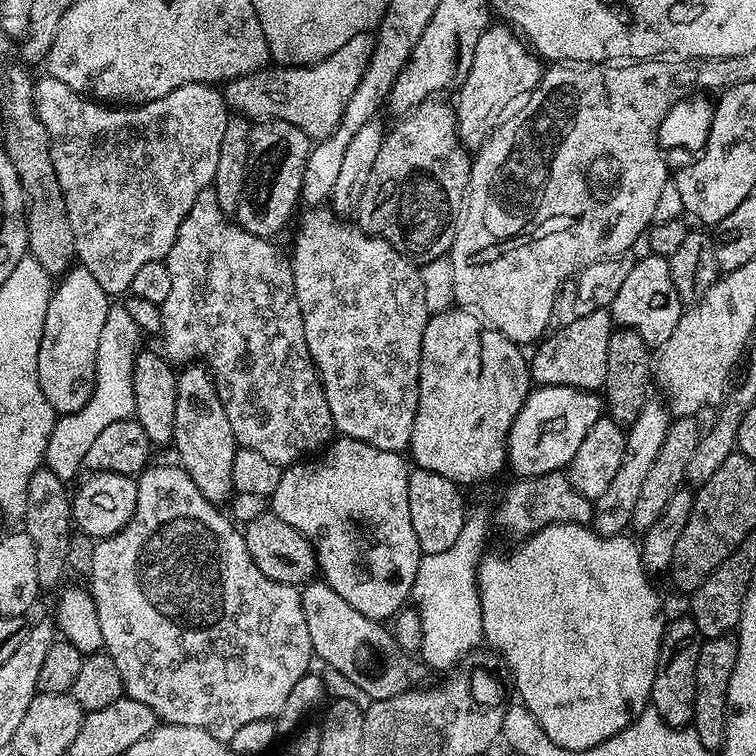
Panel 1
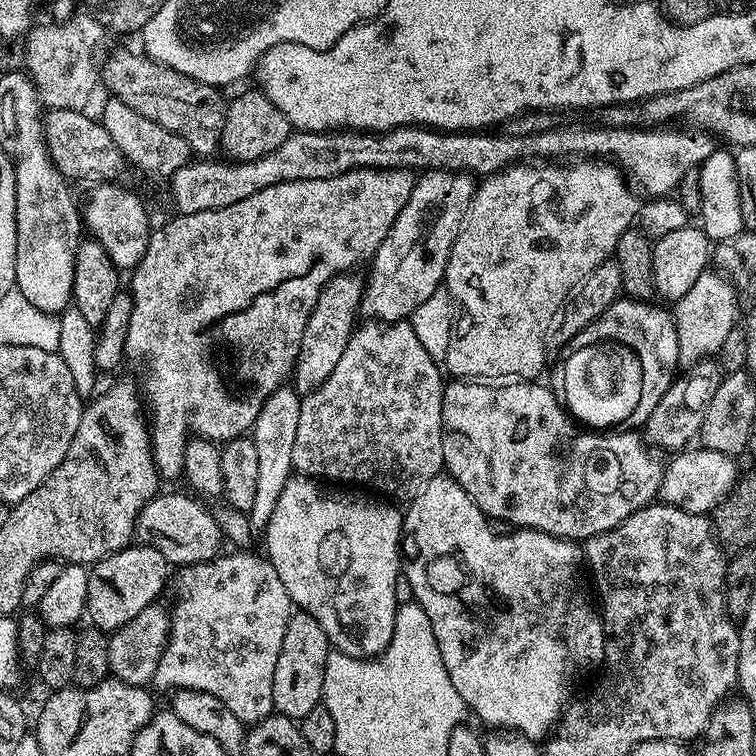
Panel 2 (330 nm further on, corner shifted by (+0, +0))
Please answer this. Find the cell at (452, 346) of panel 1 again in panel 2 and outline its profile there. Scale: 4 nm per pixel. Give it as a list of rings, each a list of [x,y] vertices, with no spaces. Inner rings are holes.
[[[459,378],[445,383],[444,397],[442,398],[442,446],[444,447],[444,467],[447,475],[466,490],[466,494],[474,503],[476,503],[484,512],[485,516],[493,521],[505,520],[508,524],[516,524],[517,529],[533,528],[535,532],[548,532],[552,536],[559,536],[562,540],[574,540],[583,542],[591,536],[600,536],[604,532],[617,528],[623,520],[630,518],[638,509],[644,508],[647,504],[653,503],[657,499],[660,483],[664,477],[664,464],[659,460],[657,453],[650,450],[649,445],[645,443],[639,435],[628,434],[632,436],[612,436],[605,442],[604,448],[608,451],[608,456],[612,459],[612,464],[604,468],[604,473],[600,477],[595,476],[595,464],[599,462],[600,455],[603,454],[604,448],[596,440],[580,441],[581,429],[577,421],[566,411],[565,405],[561,403],[548,388],[543,388],[540,382],[504,382],[501,388],[492,388],[488,382],[469,382]]]

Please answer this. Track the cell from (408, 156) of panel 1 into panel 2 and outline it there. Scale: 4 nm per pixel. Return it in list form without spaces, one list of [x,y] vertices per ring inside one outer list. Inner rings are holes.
[[[341,272],[320,291],[318,294],[318,302],[314,306],[314,310],[310,314],[310,318],[306,322],[306,330],[302,330],[302,342],[298,346],[298,354],[296,355],[296,366],[294,369],[294,388],[300,394],[313,392],[318,386],[322,386],[322,382],[330,376],[330,370],[334,370],[334,366],[338,366],[338,361],[342,359],[342,350],[346,350],[346,342],[352,337],[354,327],[358,322],[358,313],[360,310],[360,299],[364,293],[364,284],[352,272]]]

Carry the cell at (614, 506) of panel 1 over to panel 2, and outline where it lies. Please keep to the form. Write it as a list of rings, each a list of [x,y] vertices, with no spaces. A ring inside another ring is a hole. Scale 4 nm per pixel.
[[[709,270],[701,274],[694,286],[690,286],[688,293],[682,294],[682,298],[675,301],[674,323],[678,334],[681,365],[691,366],[699,360],[707,360],[717,355],[726,334],[737,327],[736,299],[738,293],[728,277],[719,271]]]

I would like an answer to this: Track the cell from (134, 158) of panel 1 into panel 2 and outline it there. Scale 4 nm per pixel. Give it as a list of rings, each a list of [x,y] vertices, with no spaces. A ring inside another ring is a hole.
[[[100,182],[82,204],[82,224],[87,235],[96,240],[110,254],[110,262],[121,270],[131,270],[146,254],[150,227],[148,212],[144,209],[144,200],[136,192],[123,188],[120,182]]]

